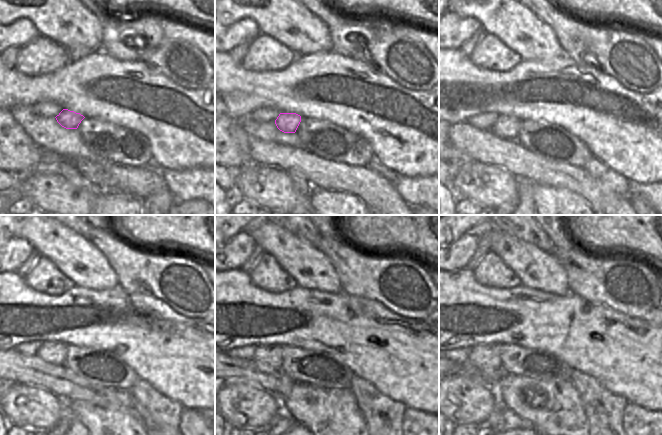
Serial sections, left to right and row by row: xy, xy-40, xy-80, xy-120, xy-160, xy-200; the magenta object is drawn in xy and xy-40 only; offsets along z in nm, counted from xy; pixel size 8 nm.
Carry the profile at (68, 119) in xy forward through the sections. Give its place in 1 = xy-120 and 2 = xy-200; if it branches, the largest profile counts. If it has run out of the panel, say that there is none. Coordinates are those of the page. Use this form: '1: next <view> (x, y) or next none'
1: next xy-120 (53, 352)
2: next xy-200 (494, 369)

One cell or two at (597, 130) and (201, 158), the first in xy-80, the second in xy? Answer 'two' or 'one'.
one

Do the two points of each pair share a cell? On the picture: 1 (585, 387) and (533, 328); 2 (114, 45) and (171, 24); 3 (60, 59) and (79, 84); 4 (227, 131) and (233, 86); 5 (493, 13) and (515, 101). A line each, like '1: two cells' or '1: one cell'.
1: two cells
2: one cell
3: two cells
4: two cells
5: two cells

